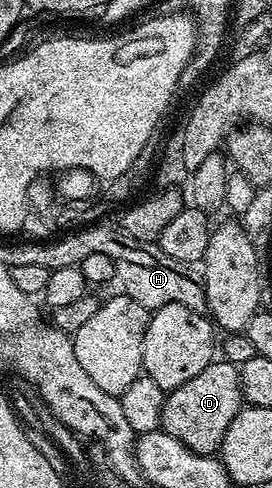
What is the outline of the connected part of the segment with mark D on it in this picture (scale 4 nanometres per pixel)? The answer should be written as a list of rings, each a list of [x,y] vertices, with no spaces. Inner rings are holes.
[[[212,360],[205,372],[193,376],[193,380],[185,380],[181,388],[170,391],[163,399],[160,427],[166,434],[181,440],[185,448],[198,454],[218,455],[219,445],[225,440],[225,432],[229,432],[229,424],[244,409],[245,399],[239,366],[226,360]]]

